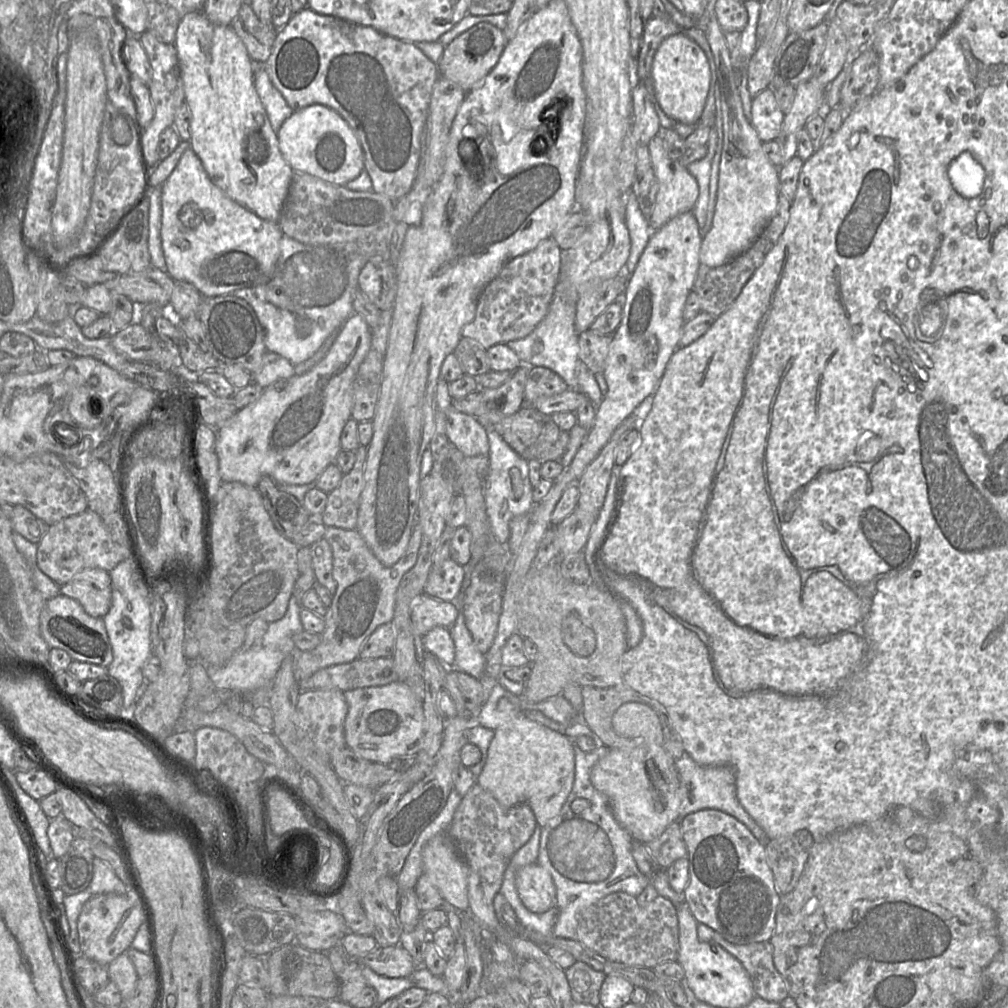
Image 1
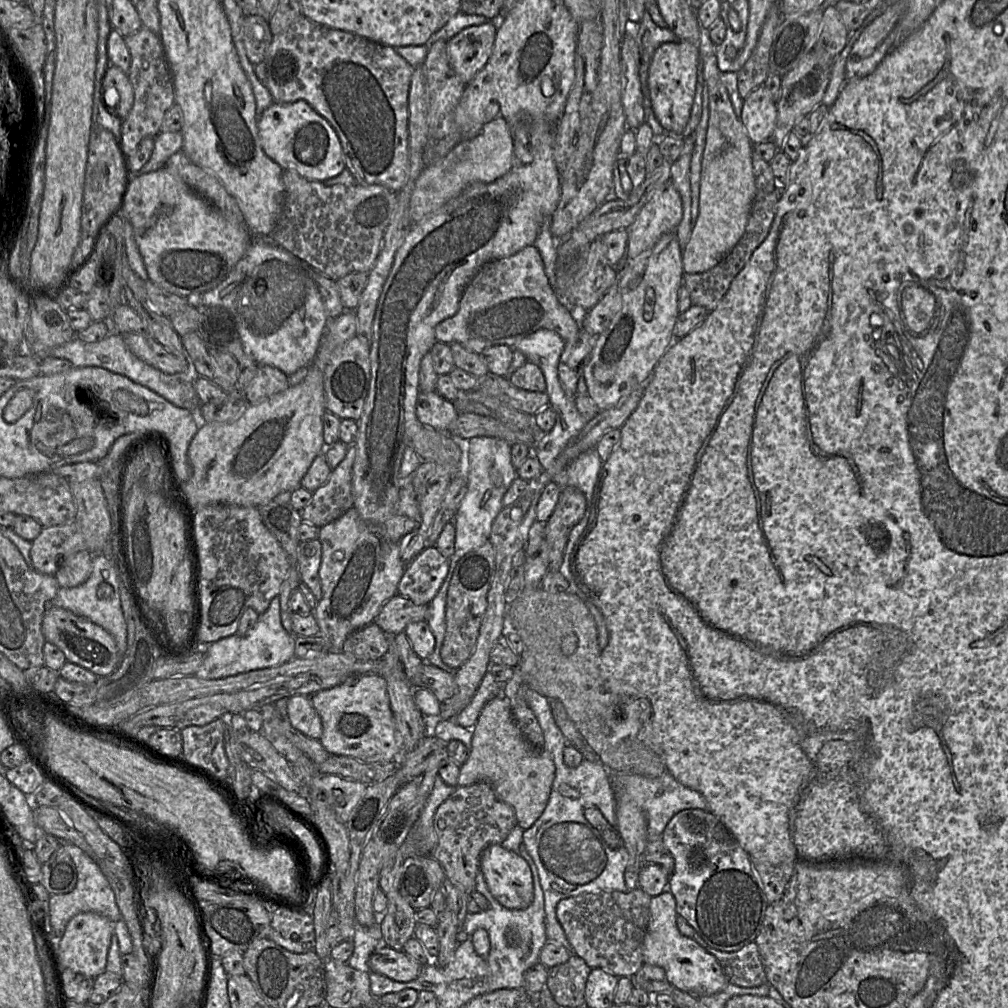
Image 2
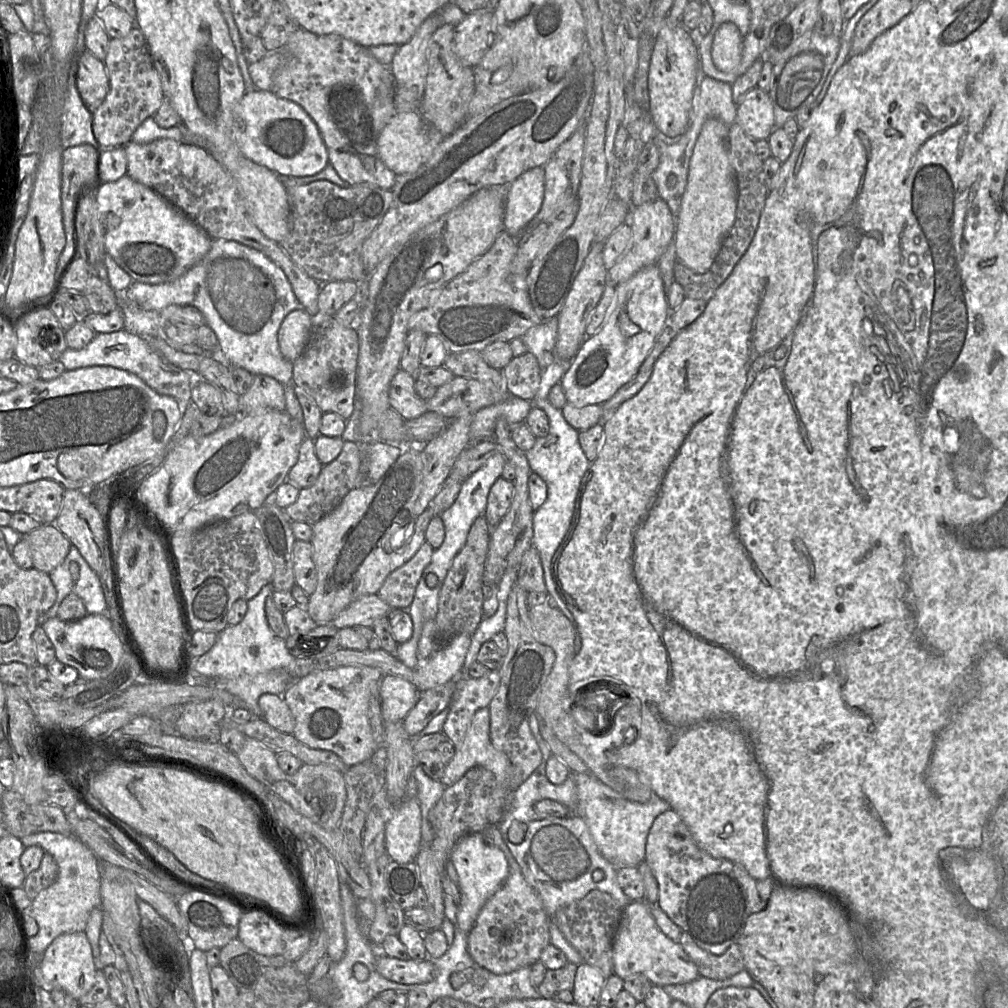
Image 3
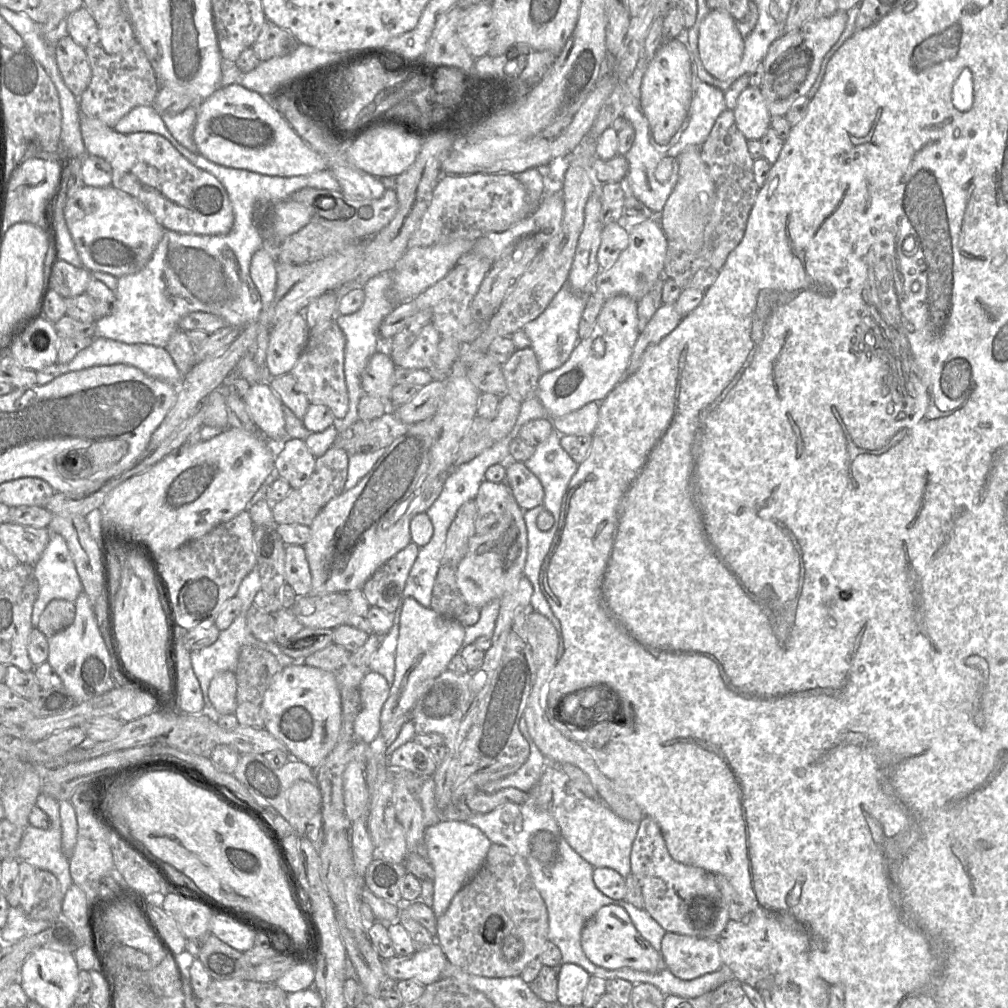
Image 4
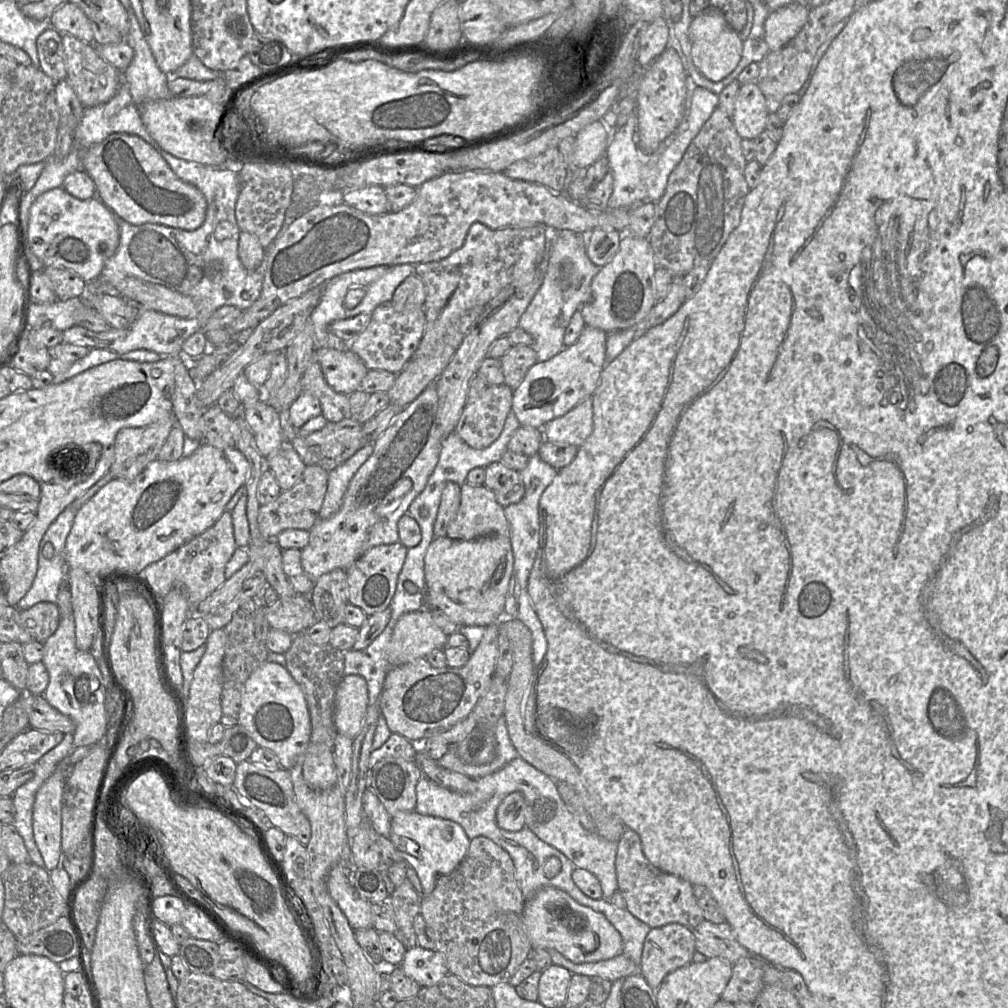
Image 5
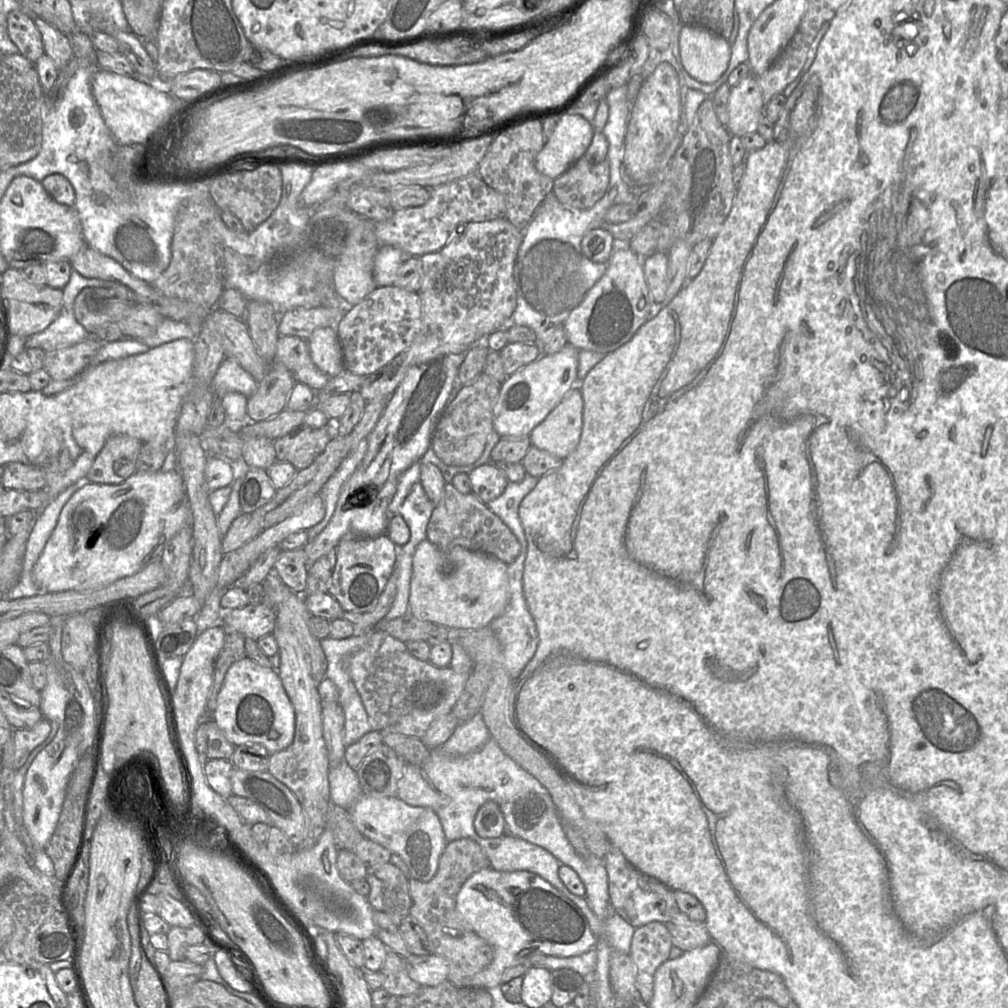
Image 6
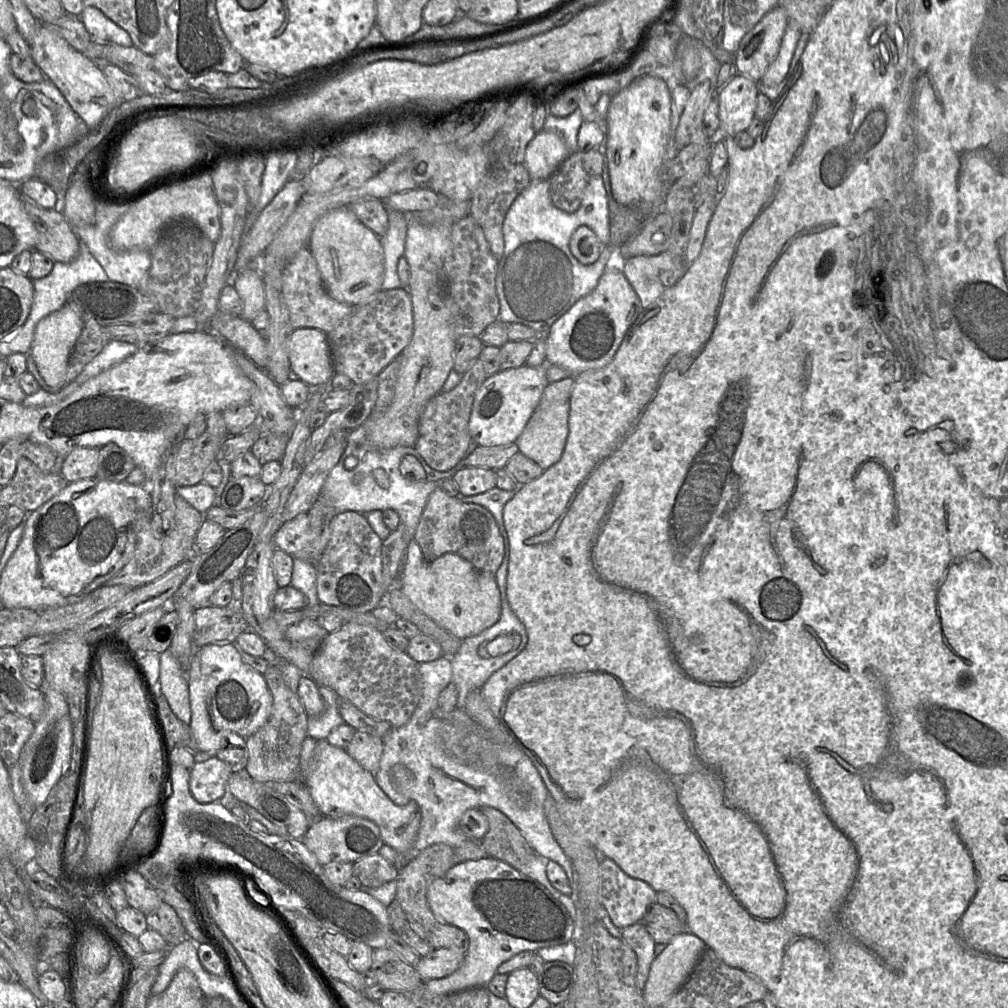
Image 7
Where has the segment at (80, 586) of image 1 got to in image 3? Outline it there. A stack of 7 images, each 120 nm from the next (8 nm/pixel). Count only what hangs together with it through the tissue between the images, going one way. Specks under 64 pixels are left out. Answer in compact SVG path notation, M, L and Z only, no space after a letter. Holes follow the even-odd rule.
M45 524L26 534L21 539L28 542L33 568L49 573L61 564L72 544L55 524Z

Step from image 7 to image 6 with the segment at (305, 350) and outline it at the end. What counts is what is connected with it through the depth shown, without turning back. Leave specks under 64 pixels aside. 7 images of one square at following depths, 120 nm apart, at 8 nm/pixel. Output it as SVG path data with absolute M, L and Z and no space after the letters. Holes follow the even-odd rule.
M318 328L306 339L314 364L330 378L346 371L343 349L337 331Z

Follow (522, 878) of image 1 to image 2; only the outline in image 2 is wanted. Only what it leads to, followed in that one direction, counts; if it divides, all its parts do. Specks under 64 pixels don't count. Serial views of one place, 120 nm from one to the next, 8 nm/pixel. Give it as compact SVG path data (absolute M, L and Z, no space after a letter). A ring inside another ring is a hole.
M490 845L481 854L480 872L492 897L511 910L527 909L534 899L533 874L526 859L501 845Z

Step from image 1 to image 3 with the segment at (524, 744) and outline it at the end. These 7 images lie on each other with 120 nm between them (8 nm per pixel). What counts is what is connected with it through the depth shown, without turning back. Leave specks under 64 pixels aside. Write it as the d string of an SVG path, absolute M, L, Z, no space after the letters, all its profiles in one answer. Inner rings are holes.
M488 706L474 715L465 740L460 748L457 748L455 756L447 764L445 773L439 781L448 787L477 766L491 771L499 781L504 781L509 777L511 767L509 758L491 743Z

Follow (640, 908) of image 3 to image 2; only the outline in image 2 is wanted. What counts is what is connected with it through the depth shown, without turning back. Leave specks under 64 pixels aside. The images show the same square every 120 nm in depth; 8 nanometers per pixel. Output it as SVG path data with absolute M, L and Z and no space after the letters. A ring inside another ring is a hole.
M664 892L651 898L650 920L643 941L644 965L656 965L666 972L666 981L696 997L723 991L729 981L717 958L707 948L683 936L677 927L678 913L672 893Z

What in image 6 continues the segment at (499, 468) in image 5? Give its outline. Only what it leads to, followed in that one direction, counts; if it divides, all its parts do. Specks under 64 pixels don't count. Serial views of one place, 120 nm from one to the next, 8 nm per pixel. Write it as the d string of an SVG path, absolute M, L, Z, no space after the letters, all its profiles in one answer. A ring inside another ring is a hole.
M492 462L477 467L468 475L472 493L485 504L501 496L509 483L502 471Z

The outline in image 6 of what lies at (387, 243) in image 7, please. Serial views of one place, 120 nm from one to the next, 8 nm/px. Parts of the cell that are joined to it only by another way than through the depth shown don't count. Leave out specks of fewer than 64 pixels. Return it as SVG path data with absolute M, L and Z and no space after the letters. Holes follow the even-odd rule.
M380 246L374 259L373 278L376 288L394 286L397 272L408 257L397 247Z

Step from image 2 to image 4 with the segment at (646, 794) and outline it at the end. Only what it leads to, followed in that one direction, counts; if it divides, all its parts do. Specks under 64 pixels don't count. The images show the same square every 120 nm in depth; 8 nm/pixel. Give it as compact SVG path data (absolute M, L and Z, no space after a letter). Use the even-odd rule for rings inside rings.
M548 764L539 783L550 784L552 798L546 809L555 818L561 834L568 844L594 868L610 868L626 878L631 874L630 855L639 823L624 820L602 801L586 797L571 782L568 775L557 767Z

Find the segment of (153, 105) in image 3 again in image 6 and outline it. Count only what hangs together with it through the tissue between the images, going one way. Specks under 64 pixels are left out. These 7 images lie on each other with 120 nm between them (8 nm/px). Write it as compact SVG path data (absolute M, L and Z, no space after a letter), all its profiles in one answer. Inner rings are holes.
M34 17L33 21L40 32L45 54L60 69L73 56L73 47L69 36L39 17Z

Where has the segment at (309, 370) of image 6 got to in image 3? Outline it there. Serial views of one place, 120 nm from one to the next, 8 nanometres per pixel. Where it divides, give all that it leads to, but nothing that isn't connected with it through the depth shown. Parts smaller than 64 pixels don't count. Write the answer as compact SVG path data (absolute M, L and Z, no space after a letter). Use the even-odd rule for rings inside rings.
M400 369L390 383L390 405L405 420L417 418L428 411L426 400L415 391L415 381L413 375Z

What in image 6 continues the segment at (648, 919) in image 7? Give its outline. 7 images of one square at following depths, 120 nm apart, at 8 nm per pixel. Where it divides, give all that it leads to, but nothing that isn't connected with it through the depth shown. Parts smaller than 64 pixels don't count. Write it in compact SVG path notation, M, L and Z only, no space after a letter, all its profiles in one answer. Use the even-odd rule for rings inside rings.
M678 912L666 925L673 945L683 951L714 942L704 922L694 921L681 912Z

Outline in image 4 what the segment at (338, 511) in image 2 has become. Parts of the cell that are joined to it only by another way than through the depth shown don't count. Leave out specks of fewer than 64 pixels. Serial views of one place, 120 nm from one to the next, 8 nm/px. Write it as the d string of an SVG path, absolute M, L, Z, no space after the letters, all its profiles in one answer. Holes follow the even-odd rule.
M331 447L318 457L315 469L309 480L302 487L292 489L281 501L271 506L273 519L277 525L302 524L310 526L314 518L333 498L345 491L350 455L341 448Z

